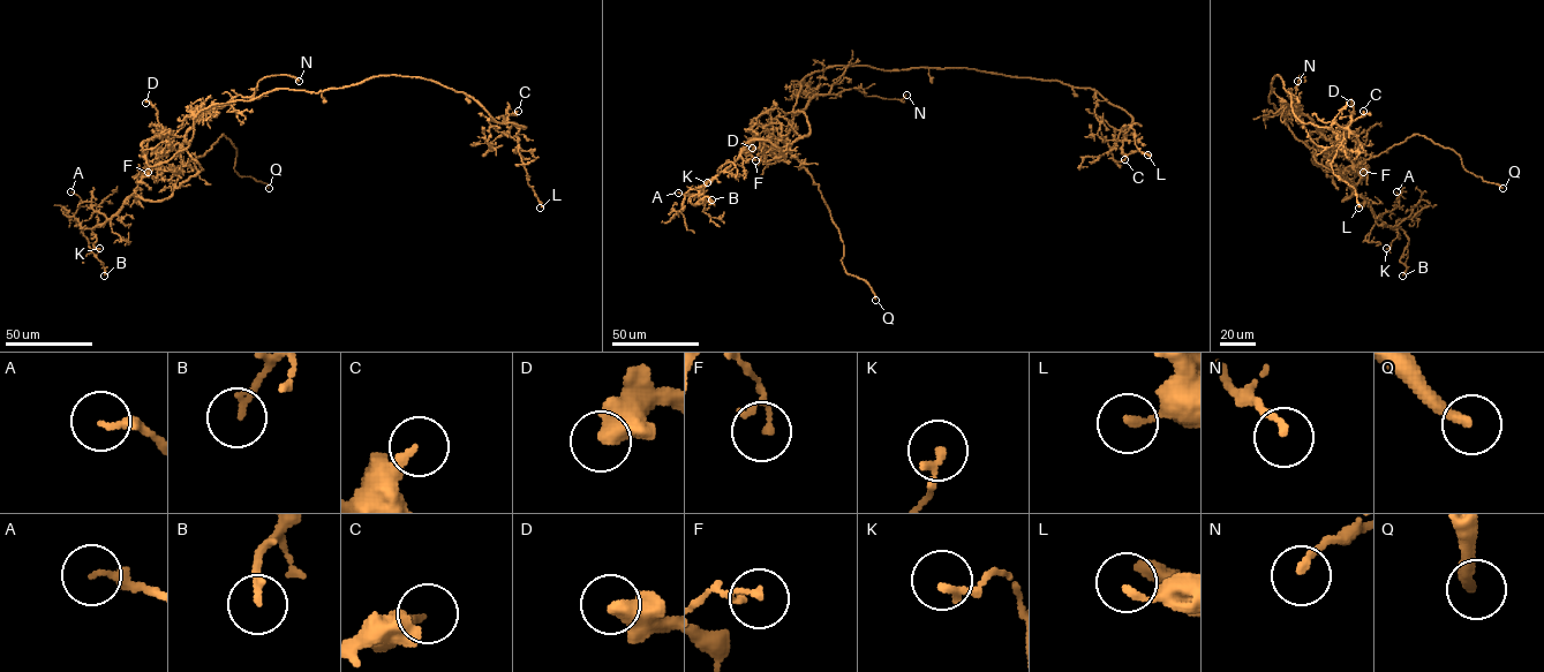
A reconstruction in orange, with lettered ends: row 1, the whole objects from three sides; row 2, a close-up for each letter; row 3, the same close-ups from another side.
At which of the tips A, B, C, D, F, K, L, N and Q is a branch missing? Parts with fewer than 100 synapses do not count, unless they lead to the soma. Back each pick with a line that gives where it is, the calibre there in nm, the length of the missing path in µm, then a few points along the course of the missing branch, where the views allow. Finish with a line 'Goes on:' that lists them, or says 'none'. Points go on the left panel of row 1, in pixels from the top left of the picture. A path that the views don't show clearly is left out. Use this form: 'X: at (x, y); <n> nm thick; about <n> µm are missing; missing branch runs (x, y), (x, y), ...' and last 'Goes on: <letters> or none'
Q: at (269, 188); 280 nm thick; about 25 µm are missing; missing branch runs (269, 188), (269, 173), (258, 159)
Goes on: Q

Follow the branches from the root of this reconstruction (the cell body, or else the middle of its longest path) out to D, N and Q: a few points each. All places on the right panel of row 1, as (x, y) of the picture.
D: (1271, 92), (1268, 102), (1292, 134), (1316, 151), (1312, 160), (1319, 166), (1330, 148), (1347, 134), (1350, 103)
N: (1271, 92), (1268, 102), (1282, 115), (1289, 110), (1297, 111), (1297, 100), (1292, 97), (1302, 74), (1297, 81)
Q: (1271, 92), (1282, 115), (1308, 116), (1355, 166), (1420, 135), (1503, 188)

